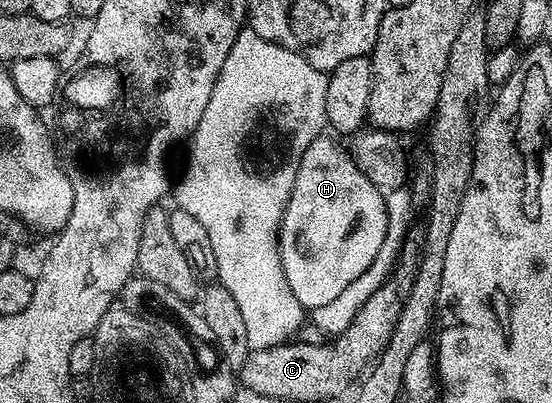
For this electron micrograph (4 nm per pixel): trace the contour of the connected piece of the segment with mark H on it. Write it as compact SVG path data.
M322 134L314 142L310 142L310 146L306 146L306 154L302 154L302 158L298 162L298 170L294 178L294 186L290 198L286 202L286 210L284 217L280 223L280 230L276 237L278 242L278 250L280 251L280 261L282 262L282 270L286 274L286 282L290 282L290 290L294 290L294 298L298 298L298 302L305 310L311 310L318 306L329 304L338 294L345 290L346 286L354 282L356 278L361 277L366 272L367 267L378 255L382 242L385 241L387 228L387 214L385 193L378 190L378 186L374 186L374 182L370 182L370 178L366 178L366 174L362 174L362 170L358 170L358 166L352 158L352 153L347 147L344 148L339 144L339 139L333 138L331 135Z

